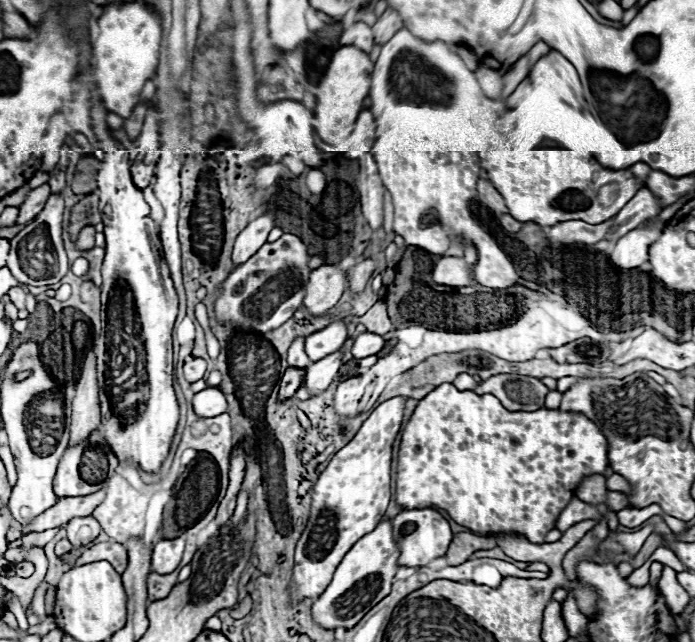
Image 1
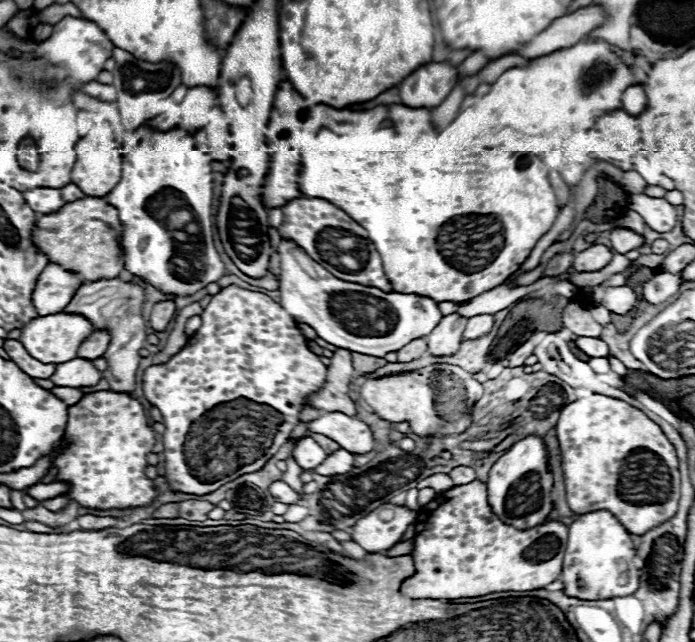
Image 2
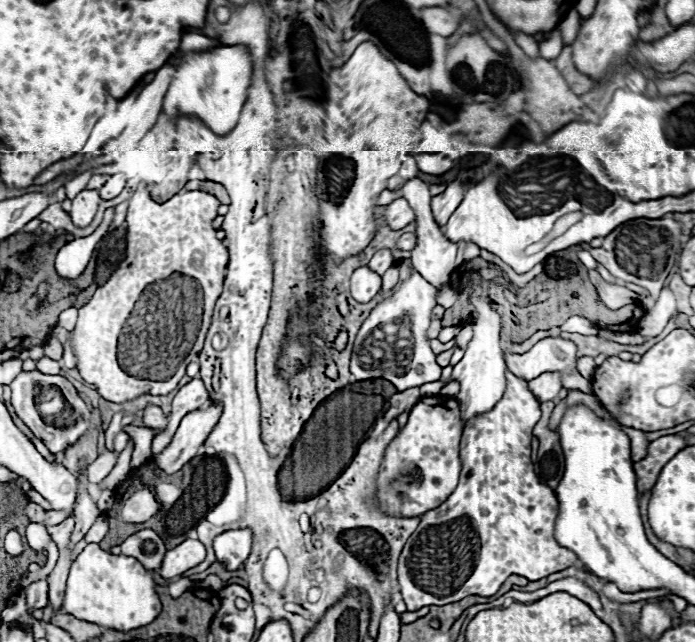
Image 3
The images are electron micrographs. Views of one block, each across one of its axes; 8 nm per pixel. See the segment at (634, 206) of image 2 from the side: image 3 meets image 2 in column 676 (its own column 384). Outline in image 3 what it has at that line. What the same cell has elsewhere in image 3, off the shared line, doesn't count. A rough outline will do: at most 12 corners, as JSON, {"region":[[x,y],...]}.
{"region":[[404,198],[386,206],[384,222],[392,230],[416,222]]}

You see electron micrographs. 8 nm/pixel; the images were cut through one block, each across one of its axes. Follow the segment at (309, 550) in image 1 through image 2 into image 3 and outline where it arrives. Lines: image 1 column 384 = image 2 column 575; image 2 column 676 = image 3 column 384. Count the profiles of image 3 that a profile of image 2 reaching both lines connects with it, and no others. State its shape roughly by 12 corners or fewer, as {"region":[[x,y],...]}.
{"region":[[422,398],[386,450],[378,500],[420,516],[458,486],[456,400]]}

